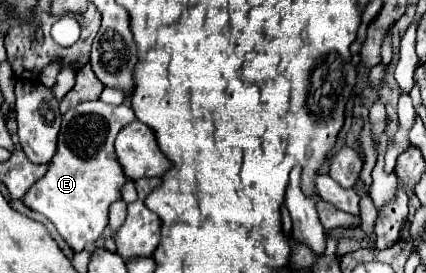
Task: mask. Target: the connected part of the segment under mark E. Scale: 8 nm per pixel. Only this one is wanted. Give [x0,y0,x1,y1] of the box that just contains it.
[22,100,136,252]

